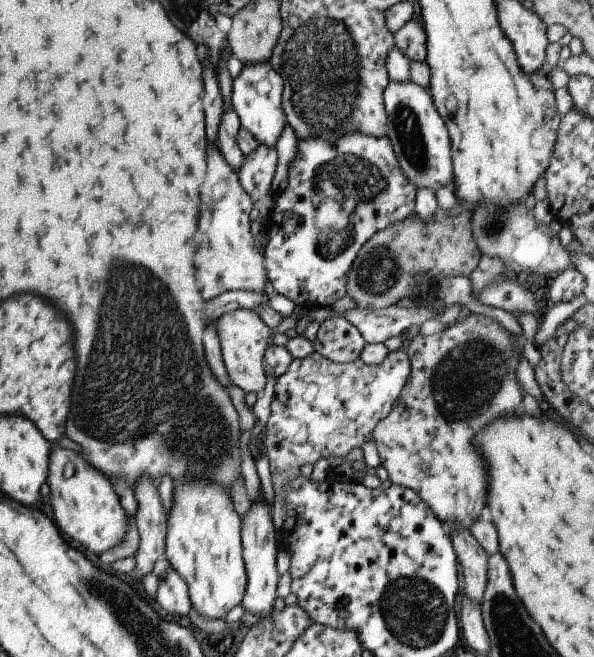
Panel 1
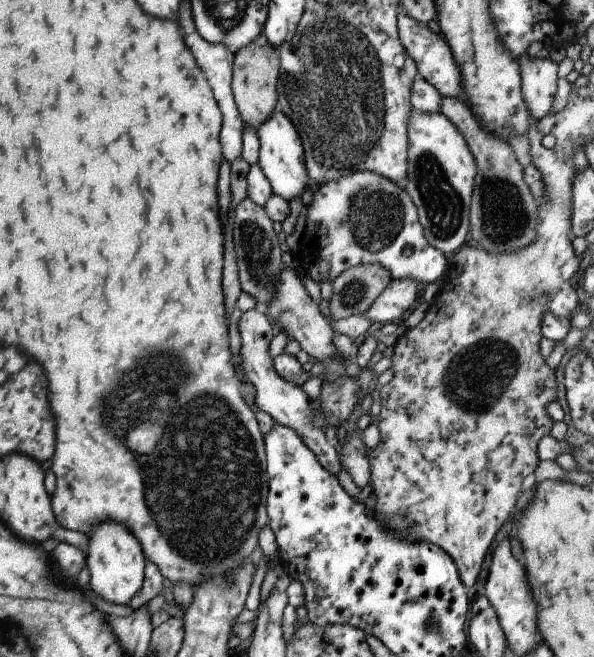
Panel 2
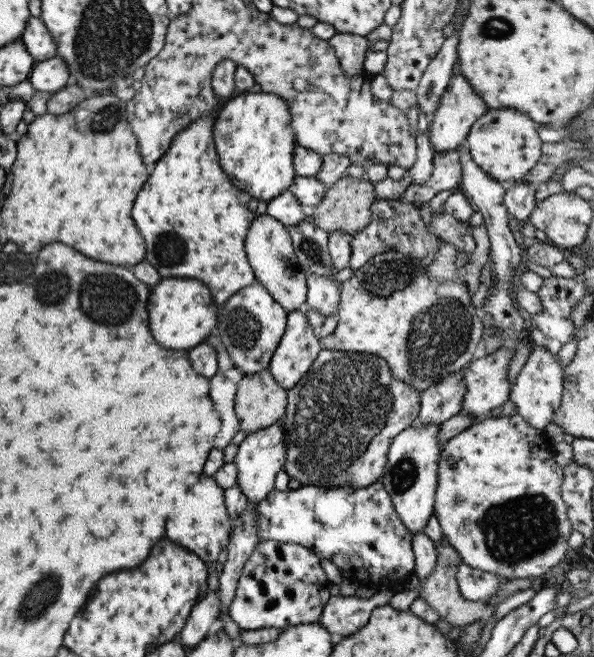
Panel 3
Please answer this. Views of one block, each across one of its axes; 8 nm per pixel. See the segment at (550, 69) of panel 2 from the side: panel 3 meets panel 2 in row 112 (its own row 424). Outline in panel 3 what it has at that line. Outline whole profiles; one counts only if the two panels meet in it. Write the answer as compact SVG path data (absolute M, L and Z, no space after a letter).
M534 344L528 353L527 362L510 384L508 399L514 404L516 414L533 428L543 430L560 406L563 375L557 355L551 354L543 345Z

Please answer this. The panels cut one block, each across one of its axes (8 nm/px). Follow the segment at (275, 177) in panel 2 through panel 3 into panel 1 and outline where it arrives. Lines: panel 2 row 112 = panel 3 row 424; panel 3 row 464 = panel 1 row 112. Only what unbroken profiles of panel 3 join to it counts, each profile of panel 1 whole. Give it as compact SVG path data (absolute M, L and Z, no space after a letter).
M269 61L243 63L239 73L231 81L230 104L238 116L240 126L248 130L258 143L273 148L281 128L287 123L281 93L280 76L271 68Z

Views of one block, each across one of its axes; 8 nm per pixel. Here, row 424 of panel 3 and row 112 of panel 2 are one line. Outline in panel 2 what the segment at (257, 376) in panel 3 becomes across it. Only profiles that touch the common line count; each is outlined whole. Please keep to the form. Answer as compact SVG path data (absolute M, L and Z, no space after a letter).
M261 35L234 52L230 82L233 100L243 124L252 126L255 131L277 108L275 85L279 65L277 49Z

